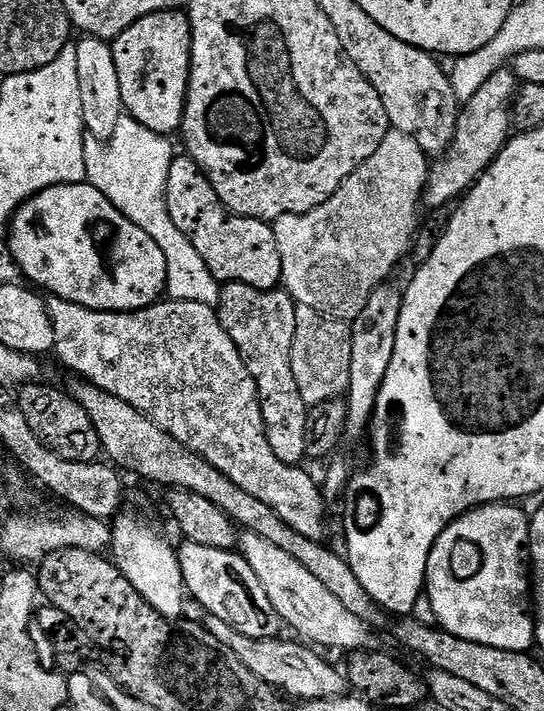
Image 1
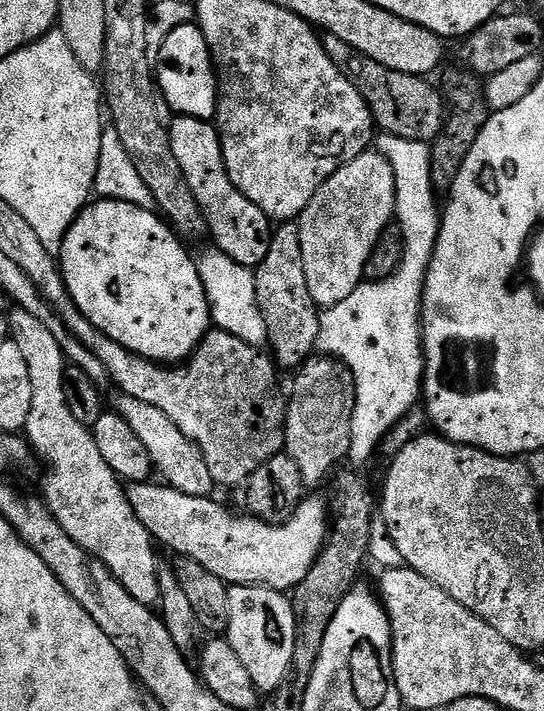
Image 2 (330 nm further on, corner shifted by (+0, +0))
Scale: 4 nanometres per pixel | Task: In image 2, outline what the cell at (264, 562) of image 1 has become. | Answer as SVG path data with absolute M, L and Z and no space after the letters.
M123 394L117 397L114 411L122 418L126 418L126 422L130 422L134 434L138 434L142 446L146 446L150 454L153 469L159 475L160 472L164 475L161 476L163 483L182 494L212 496L217 485L210 474L210 466L206 466L206 458L199 446L190 438L186 438L186 434L182 434L182 430L178 430L178 426L174 426L174 422L170 422L166 414L162 414L162 410L157 410L146 402L138 402L138 398L130 398Z

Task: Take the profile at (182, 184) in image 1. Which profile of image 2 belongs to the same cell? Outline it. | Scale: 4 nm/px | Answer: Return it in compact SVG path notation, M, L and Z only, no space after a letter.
M177 115L175 119L176 121L171 121L168 129L170 146L206 218L211 243L230 258L234 258L234 262L253 270L259 268L262 258L266 258L270 250L274 231L268 216L262 214L262 210L258 210L258 206L254 206L254 202L250 202L246 194L239 192L234 182L230 182L215 123L199 120L193 116Z

